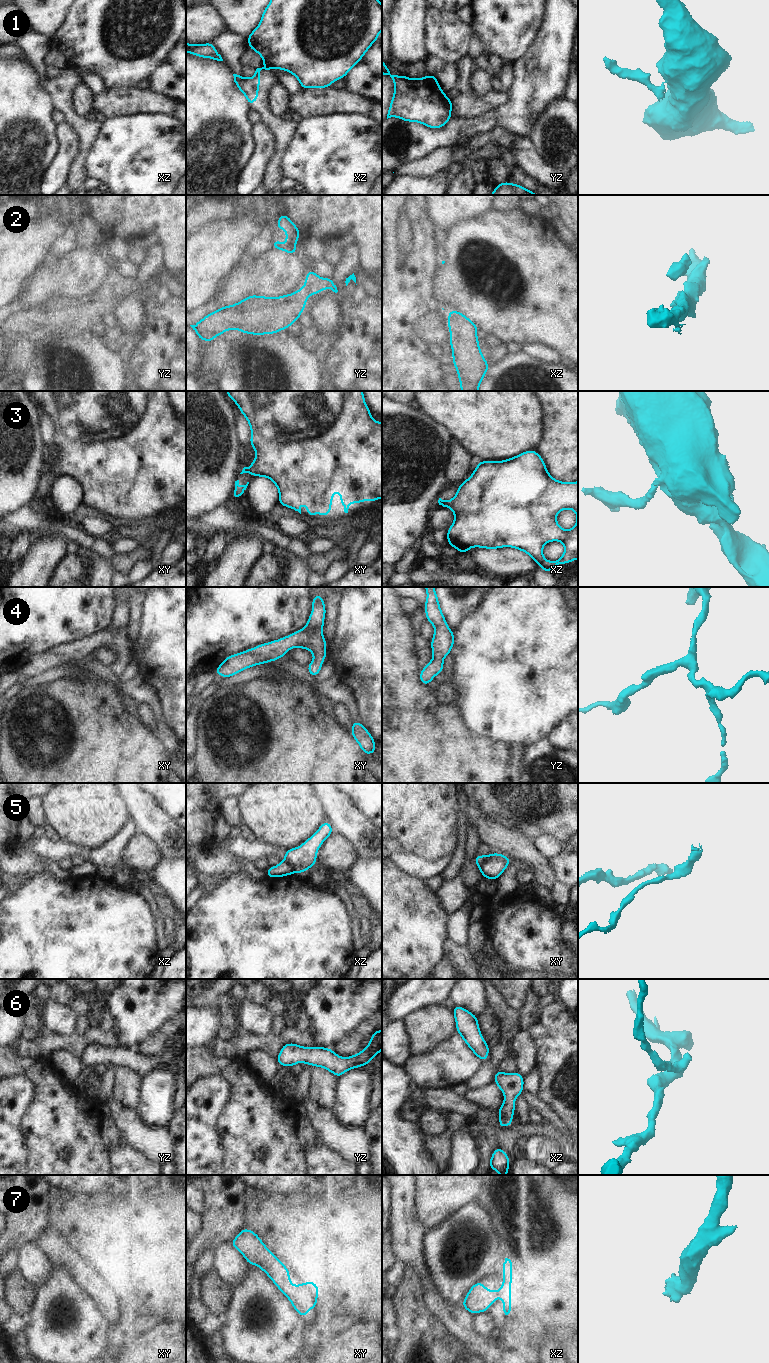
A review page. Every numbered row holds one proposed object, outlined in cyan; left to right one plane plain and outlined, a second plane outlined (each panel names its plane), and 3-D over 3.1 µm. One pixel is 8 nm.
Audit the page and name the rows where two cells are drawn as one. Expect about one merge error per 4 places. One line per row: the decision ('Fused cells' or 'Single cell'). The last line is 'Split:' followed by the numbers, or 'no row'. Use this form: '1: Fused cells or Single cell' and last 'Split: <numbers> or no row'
1: Fused cells
2: Single cell
3: Fused cells
4: Single cell
5: Fused cells
6: Single cell
7: Single cell
Split: 1, 3, 5

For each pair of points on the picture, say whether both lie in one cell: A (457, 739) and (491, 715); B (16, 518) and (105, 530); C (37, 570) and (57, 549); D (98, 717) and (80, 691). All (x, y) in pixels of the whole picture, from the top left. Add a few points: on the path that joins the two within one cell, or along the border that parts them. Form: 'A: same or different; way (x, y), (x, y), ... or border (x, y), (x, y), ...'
A: different; border (460, 708), (465, 726), (470, 731), (491, 739)
B: different; border (83, 530), (86, 533)
C: same; way (41, 565), (52, 554)
D: same; way (92, 711), (80, 697)

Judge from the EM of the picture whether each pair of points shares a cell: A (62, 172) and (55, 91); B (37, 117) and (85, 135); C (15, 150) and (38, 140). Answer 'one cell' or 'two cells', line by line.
A: two cells
B: two cells
C: one cell

